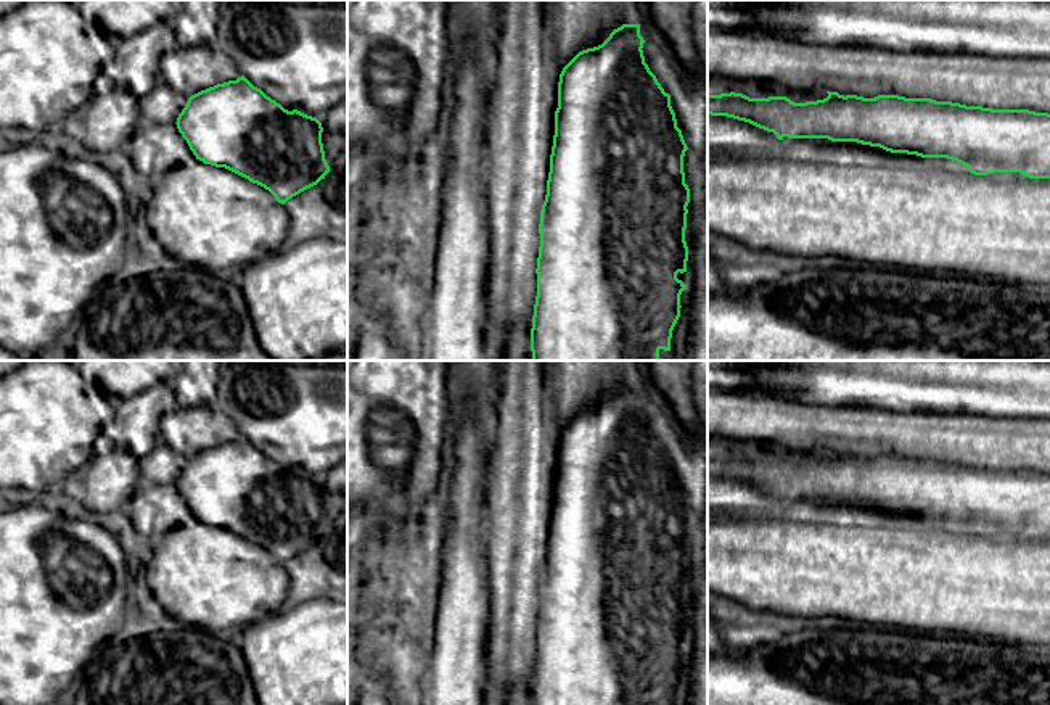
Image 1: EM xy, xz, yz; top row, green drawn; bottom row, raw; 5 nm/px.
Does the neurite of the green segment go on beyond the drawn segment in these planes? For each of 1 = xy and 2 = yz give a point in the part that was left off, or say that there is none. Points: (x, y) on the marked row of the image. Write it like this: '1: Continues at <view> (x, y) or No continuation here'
1: No continuation here
2: No continuation here

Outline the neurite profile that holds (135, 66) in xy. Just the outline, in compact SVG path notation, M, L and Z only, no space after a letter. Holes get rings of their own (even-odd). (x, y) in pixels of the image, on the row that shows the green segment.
M166 23L130 37L117 39L116 55L103 72L116 84L137 98L151 92L161 74L161 58L180 48L172 27Z

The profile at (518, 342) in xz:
M513 327L507 335L507 343L503 349L503 361L531 361L531 333Z

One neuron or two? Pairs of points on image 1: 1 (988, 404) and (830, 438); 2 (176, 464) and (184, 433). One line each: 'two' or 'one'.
1: two
2: two

